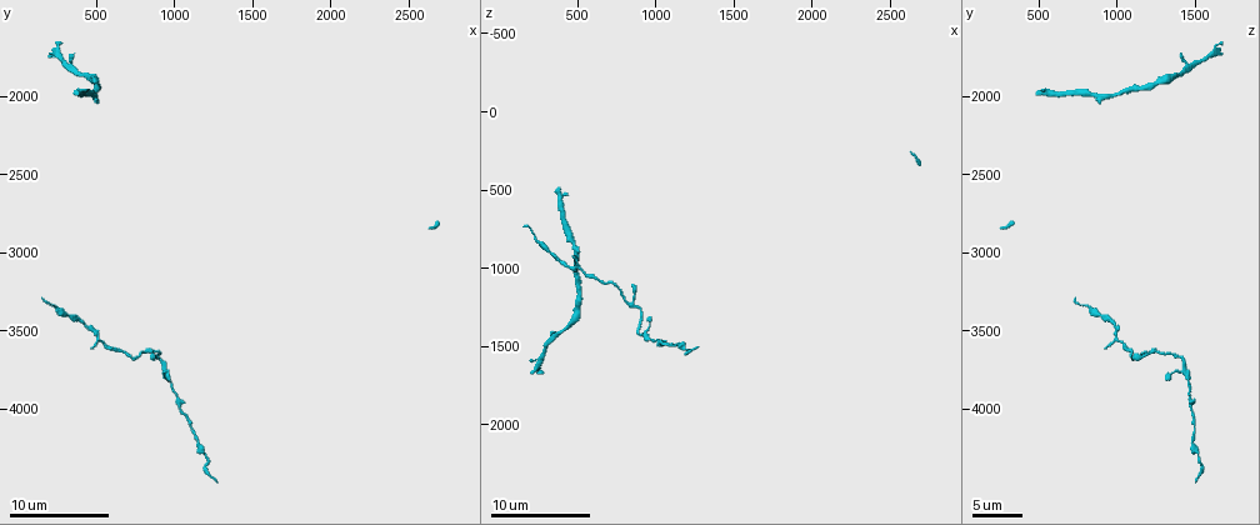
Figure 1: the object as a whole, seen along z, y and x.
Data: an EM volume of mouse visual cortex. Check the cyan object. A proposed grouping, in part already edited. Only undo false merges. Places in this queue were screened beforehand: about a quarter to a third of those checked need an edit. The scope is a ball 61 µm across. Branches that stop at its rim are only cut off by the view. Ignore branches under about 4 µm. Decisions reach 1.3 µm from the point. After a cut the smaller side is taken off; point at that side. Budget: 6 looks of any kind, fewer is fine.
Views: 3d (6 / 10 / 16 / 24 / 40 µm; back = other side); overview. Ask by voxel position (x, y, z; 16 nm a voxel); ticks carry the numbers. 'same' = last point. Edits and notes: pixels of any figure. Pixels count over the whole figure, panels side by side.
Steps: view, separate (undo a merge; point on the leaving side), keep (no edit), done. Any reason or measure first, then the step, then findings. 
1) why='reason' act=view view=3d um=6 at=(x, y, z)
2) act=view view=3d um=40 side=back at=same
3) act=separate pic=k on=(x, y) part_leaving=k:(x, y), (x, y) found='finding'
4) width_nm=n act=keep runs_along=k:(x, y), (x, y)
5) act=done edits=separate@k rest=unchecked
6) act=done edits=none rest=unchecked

why='three-way junction' act=view view=3d um=10 at=(860, 3620, 1220)

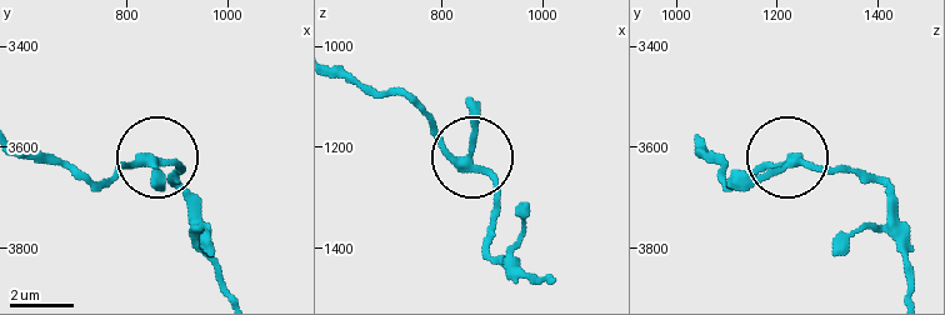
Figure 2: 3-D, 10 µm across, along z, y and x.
act=view view=3d um=6 at=(845, 3625, 1230)

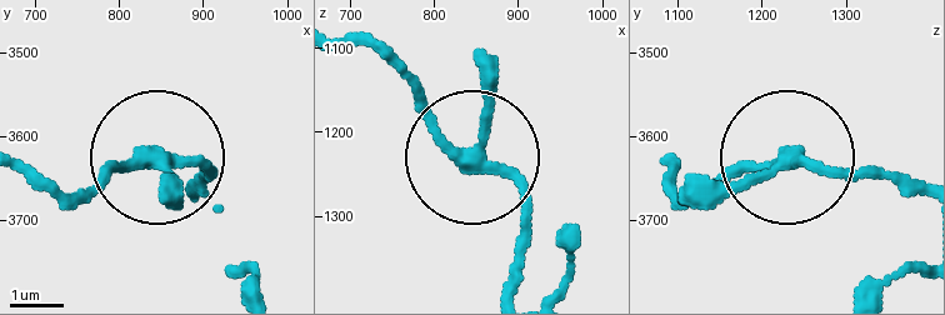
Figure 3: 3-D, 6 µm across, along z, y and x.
width_nm=230 act=keep runs_along=3:(345, 39), (453, 146), (506, 174), (520, 250) found='one neuron here'

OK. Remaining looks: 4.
why='three arms meet' act=view view=3d um=16 at=(500, 3520, 1000)

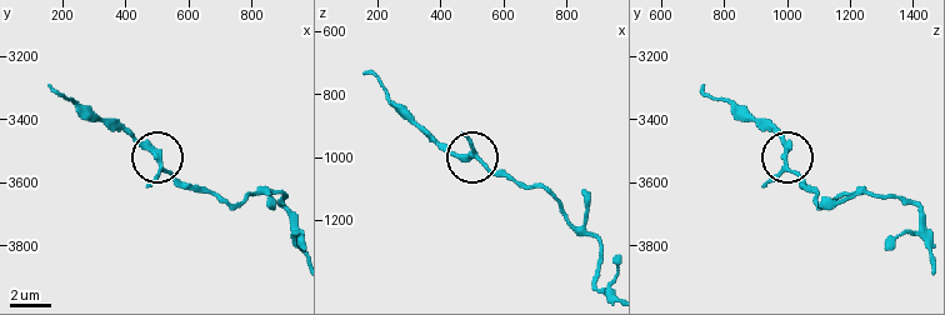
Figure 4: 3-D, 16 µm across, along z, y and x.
why='zoom in' act=view view=3d um=6 at=(510, 3520, 980)

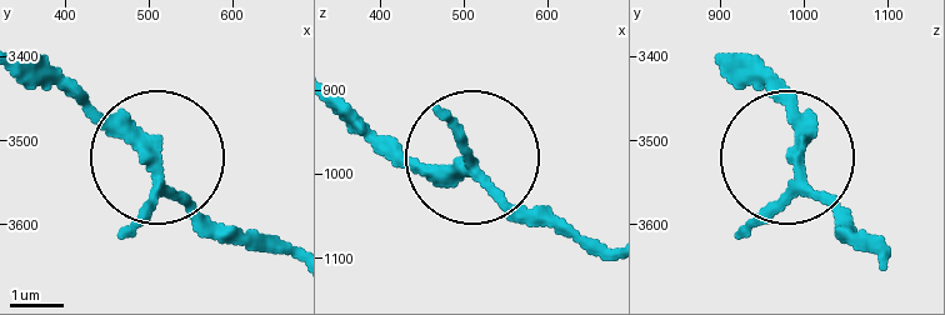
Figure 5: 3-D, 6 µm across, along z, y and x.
width_nm=190 act=keep runs_along=5:(150, 161), (226, 241) found='all the same neuron'

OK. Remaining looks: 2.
act=view view=3d um=16 at=(500, 2020, 880)

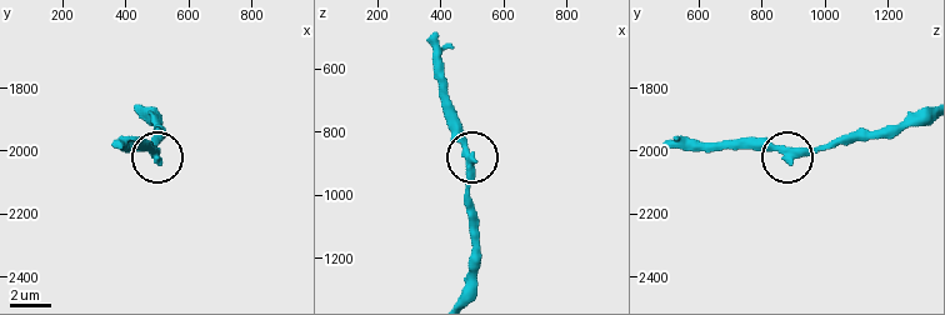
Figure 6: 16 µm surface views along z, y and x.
act=view view=3d um=6 at=(490, 2000, 890)

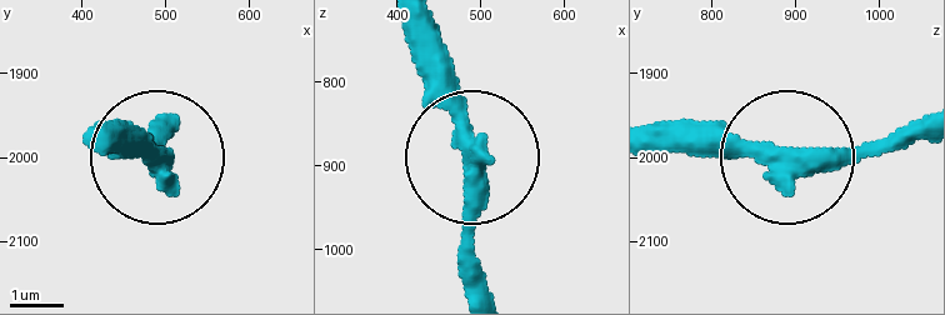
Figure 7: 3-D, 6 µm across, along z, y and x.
act=keep found='continuous, no second neuron'

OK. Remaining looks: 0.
act=done edits=none rest=unchecked

